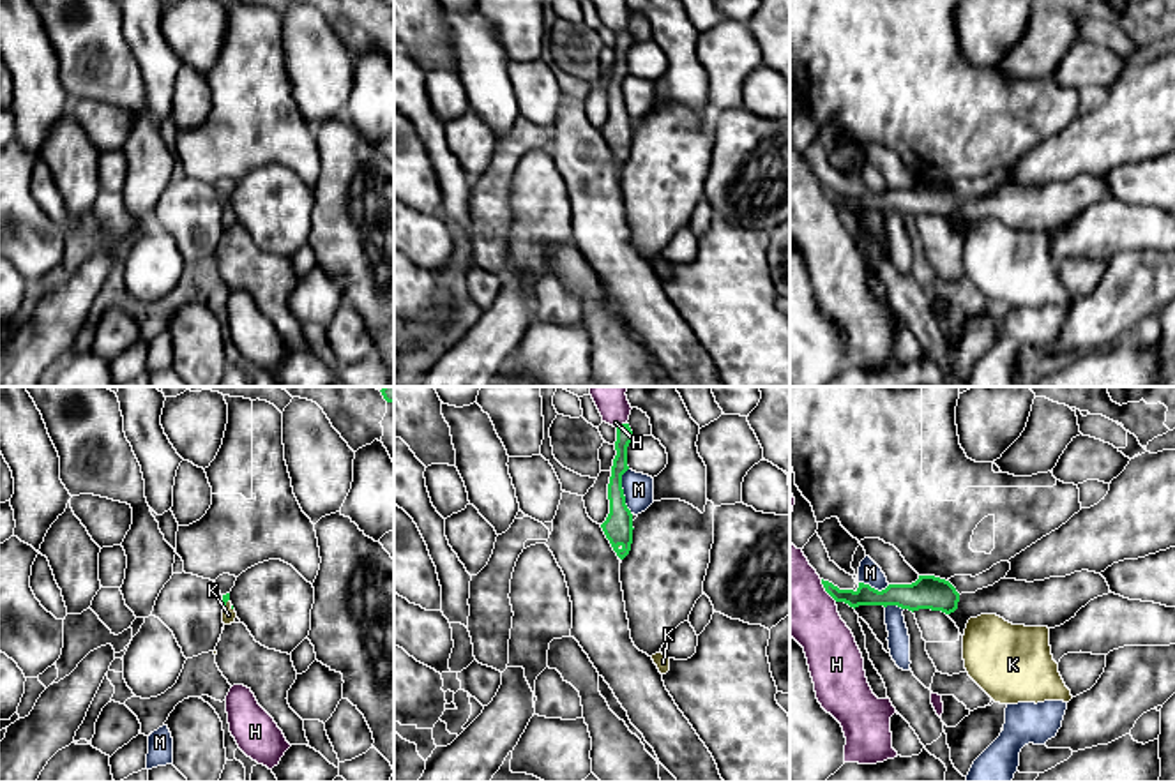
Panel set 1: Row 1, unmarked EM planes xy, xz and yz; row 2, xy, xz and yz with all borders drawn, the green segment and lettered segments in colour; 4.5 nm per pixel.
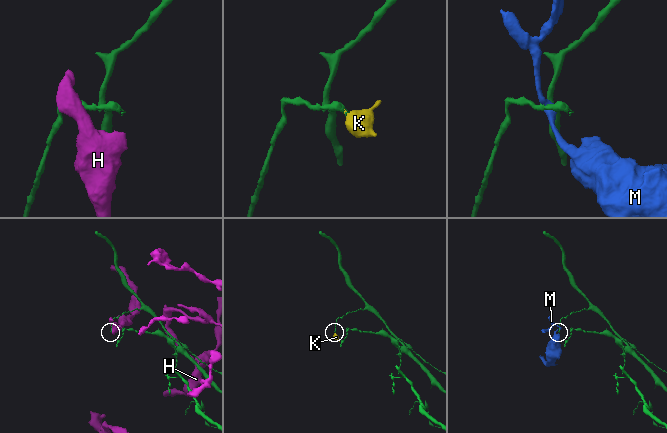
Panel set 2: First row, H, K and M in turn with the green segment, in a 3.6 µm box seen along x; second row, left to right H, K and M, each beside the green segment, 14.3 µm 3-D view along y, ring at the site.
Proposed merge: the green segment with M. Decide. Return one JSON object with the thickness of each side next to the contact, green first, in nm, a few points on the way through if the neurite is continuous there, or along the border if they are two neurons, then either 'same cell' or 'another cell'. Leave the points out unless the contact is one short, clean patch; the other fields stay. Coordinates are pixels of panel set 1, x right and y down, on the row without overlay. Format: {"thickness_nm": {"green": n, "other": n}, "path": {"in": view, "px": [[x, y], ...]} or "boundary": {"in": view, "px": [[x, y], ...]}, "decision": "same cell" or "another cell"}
{"thickness_nm": {"green": 130, "other": 140}, "boundary": {"in": "xz", "px": [[628, 73], [622, 80], [622, 99], [631, 119]]}, "decision": "another cell"}

